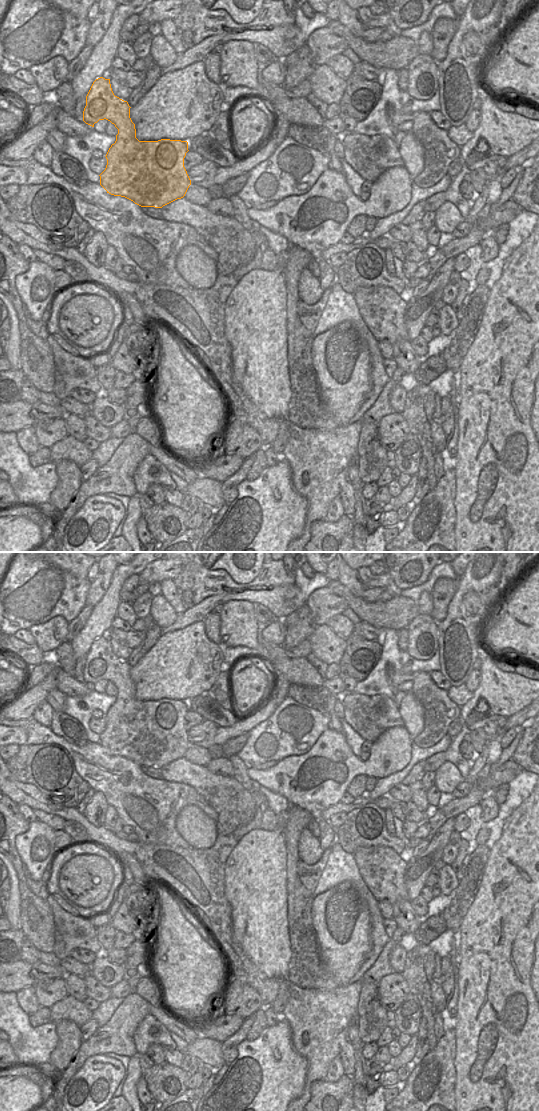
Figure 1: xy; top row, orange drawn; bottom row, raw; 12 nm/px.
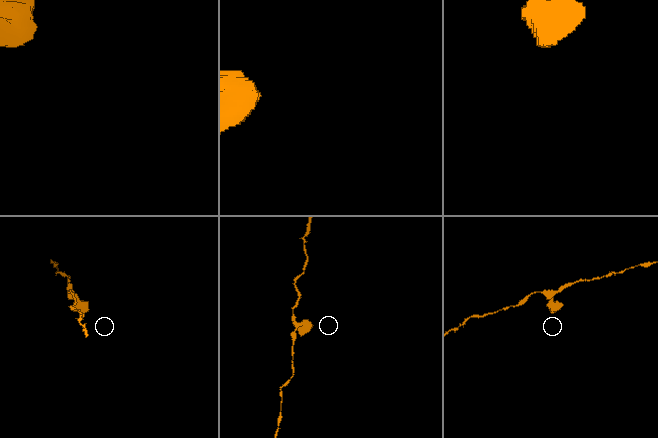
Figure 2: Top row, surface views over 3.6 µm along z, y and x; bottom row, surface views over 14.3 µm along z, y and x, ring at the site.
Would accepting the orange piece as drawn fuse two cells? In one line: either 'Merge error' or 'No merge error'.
No merge error.

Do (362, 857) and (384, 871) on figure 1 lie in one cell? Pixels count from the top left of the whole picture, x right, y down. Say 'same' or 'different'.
same

